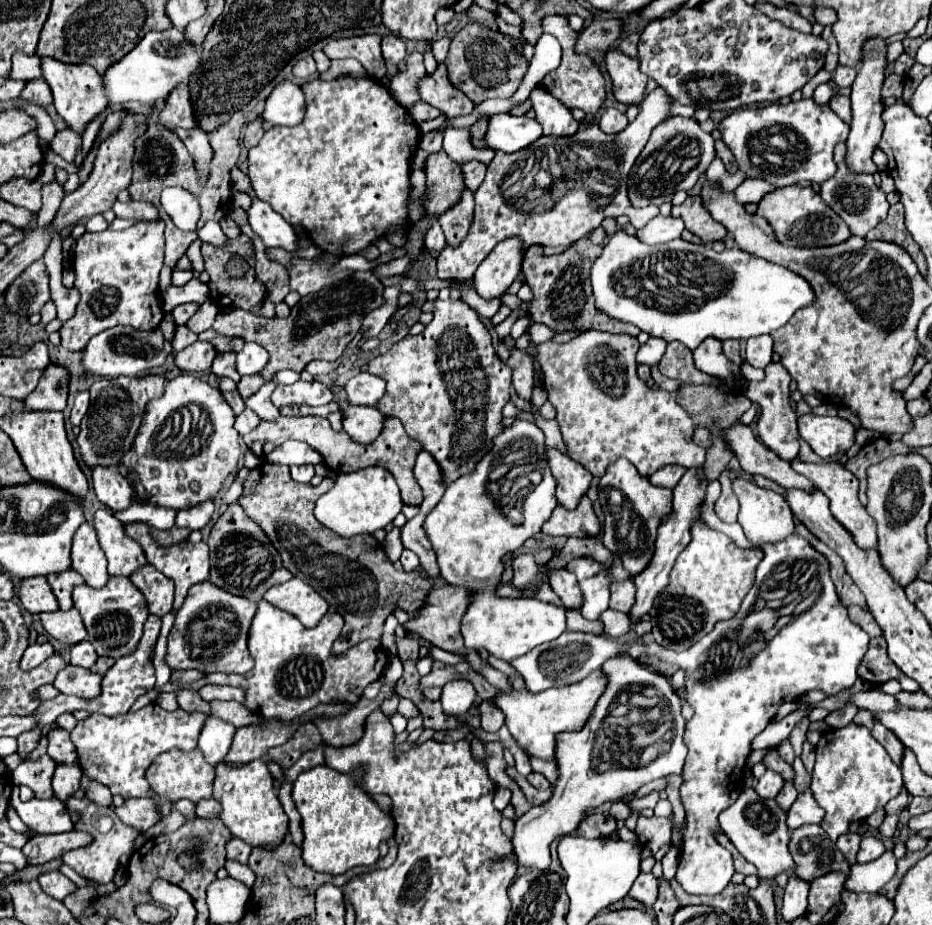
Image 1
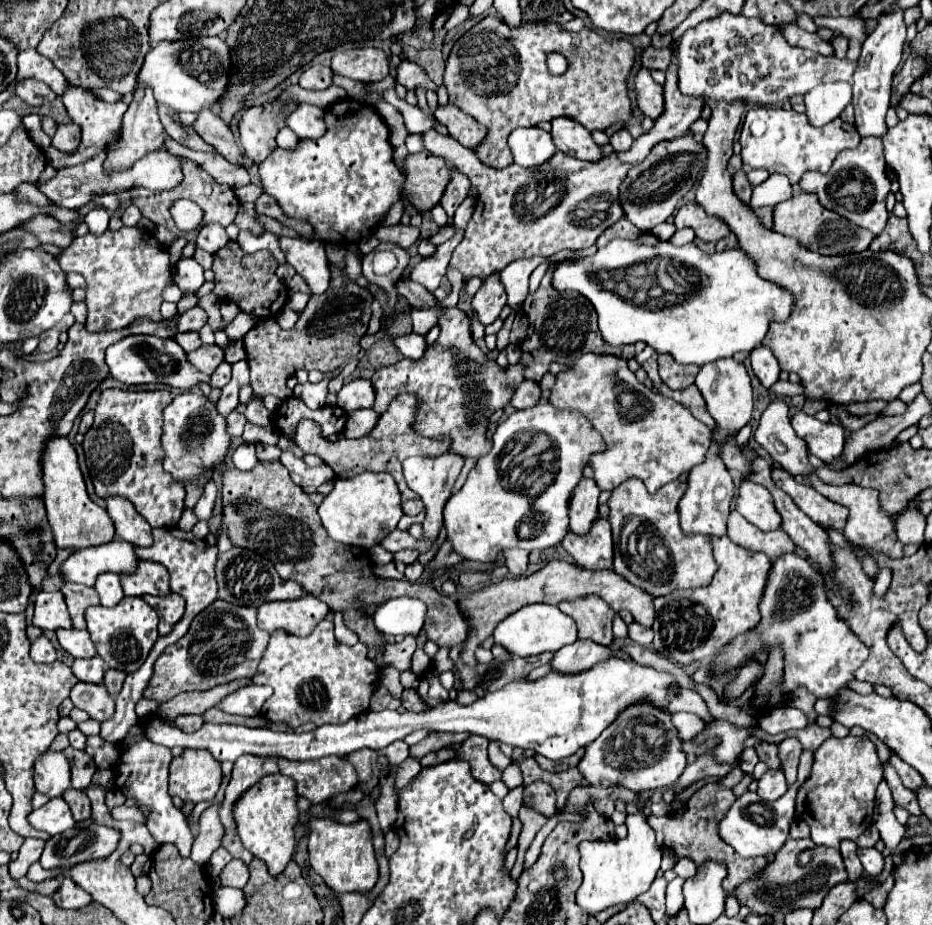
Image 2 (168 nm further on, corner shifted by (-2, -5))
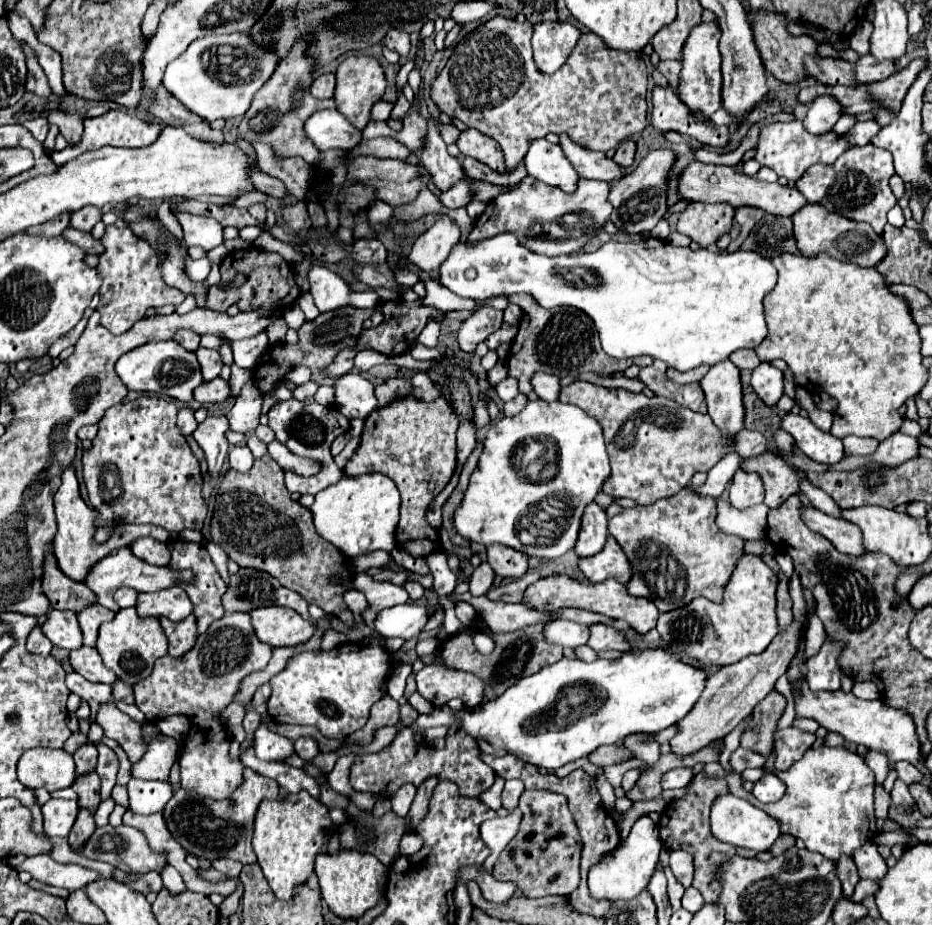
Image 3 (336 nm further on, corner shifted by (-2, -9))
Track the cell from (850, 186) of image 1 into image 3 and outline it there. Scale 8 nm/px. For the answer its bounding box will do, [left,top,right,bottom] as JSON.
[797,143,897,235]

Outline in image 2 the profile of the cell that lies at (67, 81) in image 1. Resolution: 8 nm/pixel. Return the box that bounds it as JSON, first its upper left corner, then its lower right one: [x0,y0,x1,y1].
[49,85,127,169]

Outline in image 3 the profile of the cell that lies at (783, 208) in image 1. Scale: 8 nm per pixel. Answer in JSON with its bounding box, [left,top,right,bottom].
[793,203,887,267]

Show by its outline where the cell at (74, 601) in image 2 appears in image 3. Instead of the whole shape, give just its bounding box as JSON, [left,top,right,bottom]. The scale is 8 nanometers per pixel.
[77,605,115,647]

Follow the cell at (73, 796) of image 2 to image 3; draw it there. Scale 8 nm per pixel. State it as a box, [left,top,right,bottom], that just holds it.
[69,809,95,851]

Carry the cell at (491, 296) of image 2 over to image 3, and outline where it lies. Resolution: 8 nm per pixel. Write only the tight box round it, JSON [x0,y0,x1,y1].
[457,307,503,353]

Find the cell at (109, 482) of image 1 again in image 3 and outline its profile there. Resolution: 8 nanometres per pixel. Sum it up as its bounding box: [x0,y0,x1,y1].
[131,537,171,567]

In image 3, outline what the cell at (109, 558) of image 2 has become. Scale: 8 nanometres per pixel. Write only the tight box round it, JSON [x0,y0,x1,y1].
[87,547,195,613]

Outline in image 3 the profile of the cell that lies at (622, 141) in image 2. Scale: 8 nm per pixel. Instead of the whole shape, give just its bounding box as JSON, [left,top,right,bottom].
[613,139,635,167]

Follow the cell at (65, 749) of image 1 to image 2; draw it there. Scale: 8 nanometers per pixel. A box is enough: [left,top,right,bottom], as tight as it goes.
[63,747,95,789]

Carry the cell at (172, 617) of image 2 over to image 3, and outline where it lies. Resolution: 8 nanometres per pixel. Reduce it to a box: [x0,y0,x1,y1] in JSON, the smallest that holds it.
[159,615,197,657]

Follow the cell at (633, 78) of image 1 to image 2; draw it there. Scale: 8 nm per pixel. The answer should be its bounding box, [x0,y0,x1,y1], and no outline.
[633,67,663,119]

